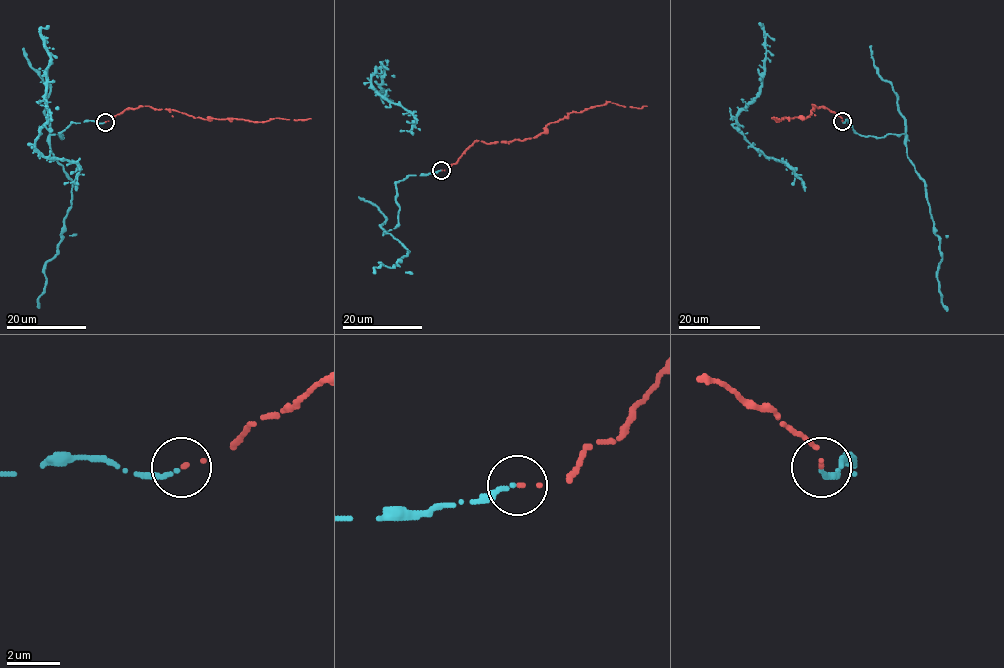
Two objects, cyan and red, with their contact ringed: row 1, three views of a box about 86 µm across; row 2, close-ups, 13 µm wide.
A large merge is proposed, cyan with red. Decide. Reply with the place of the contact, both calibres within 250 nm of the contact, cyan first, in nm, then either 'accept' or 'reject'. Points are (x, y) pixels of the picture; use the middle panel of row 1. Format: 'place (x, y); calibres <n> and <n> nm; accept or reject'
place (441, 170); calibres 170 and 130 nm; accept

